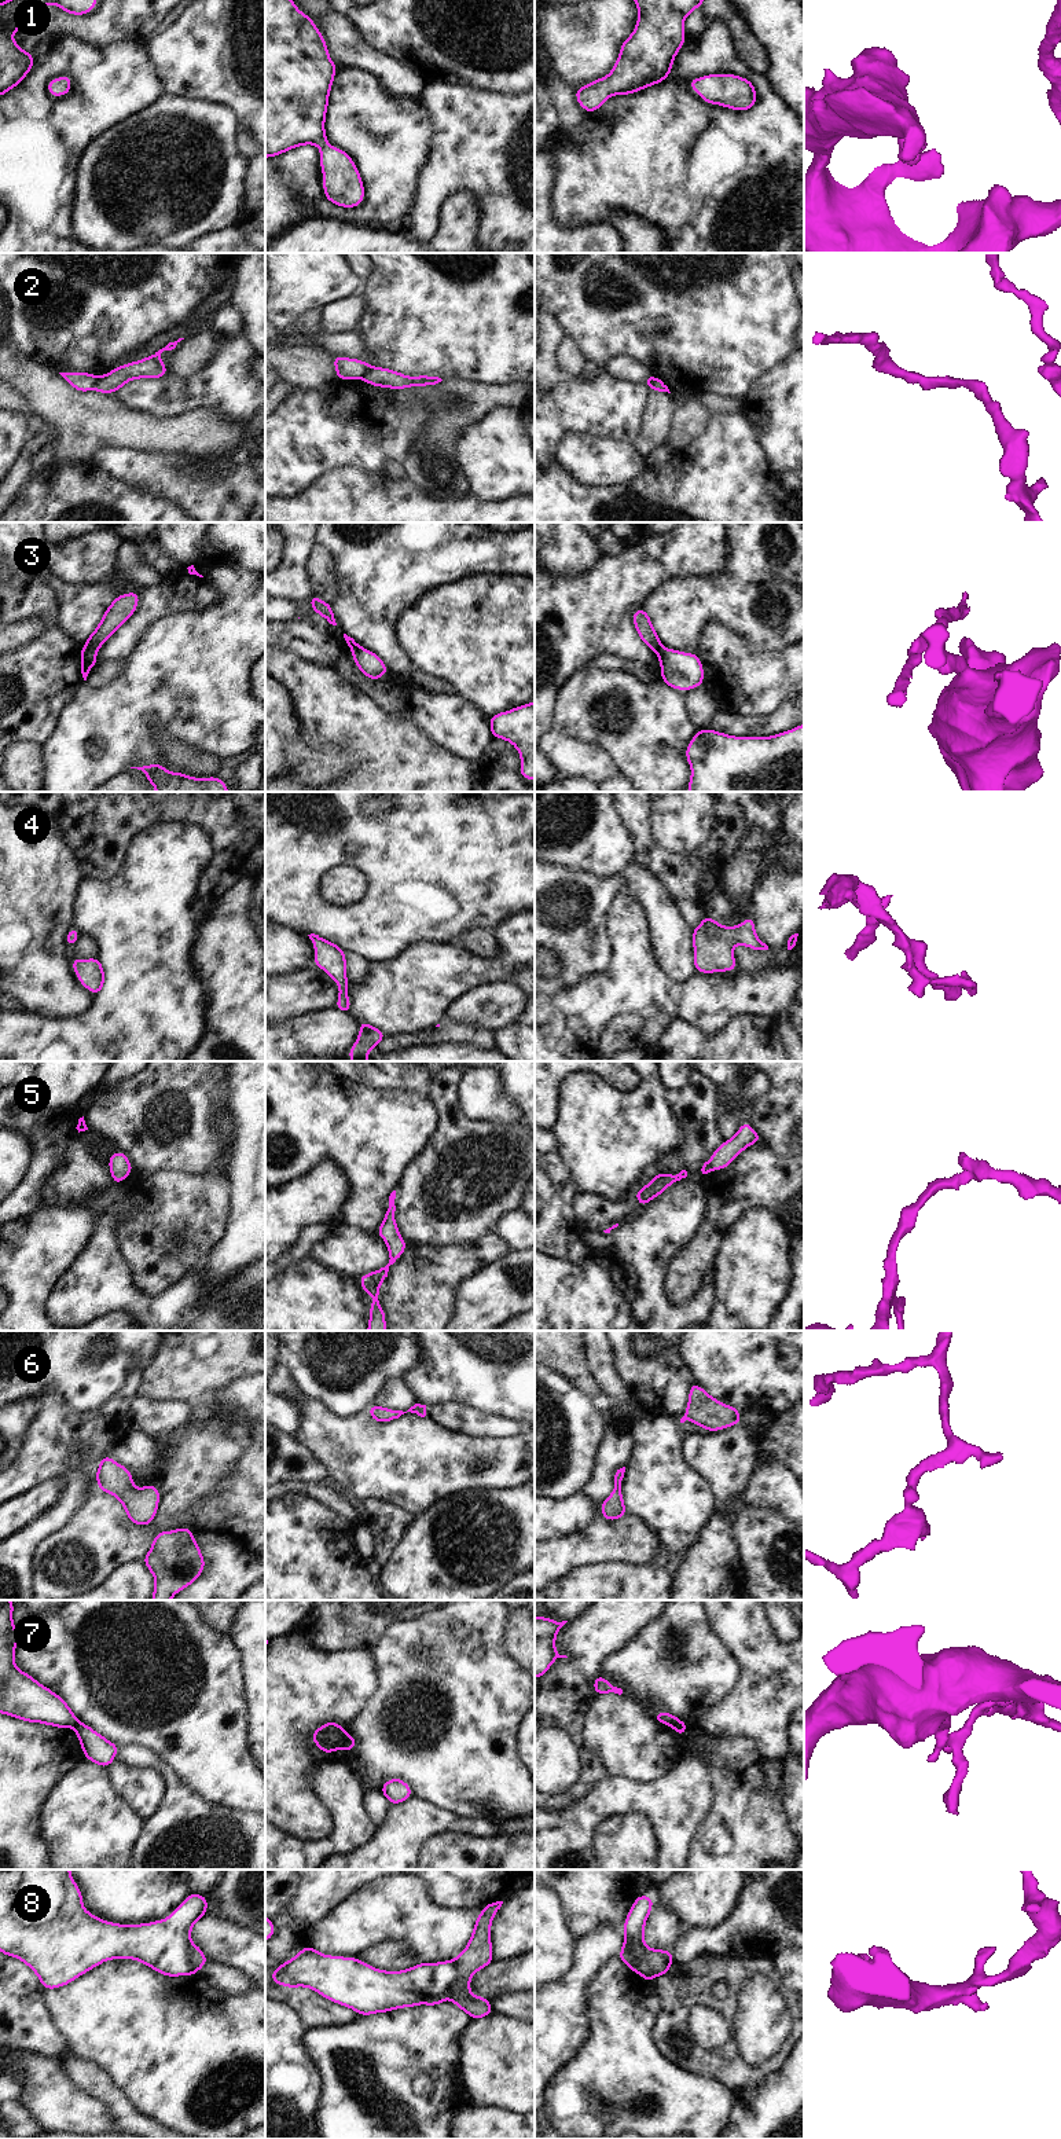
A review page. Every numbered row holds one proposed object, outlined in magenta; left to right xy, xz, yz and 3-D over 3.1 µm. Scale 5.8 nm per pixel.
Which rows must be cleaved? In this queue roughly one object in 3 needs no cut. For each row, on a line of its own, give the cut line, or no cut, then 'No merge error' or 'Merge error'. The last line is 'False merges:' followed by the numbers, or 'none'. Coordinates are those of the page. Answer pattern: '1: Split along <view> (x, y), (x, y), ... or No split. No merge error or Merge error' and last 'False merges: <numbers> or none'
1: No split. No merge error
2: Split along xy (98, 377), (94, 388). Merge error
3: Split along xy (101, 644), (83, 649). Merge error
4: No split. No merge error
5: No split. No merge error
6: No split. No merge error
7: Split along xz (349, 1738), (342, 1747). Merge error
8: Split along xz (454, 1962), (456, 1980), (447, 1996). Merge error
False merges: 2, 3, 7, 8.

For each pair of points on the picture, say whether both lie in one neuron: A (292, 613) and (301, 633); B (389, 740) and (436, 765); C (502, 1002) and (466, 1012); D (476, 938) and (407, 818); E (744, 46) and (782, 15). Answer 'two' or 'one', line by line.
A: two
B: one
C: one
D: two
E: two

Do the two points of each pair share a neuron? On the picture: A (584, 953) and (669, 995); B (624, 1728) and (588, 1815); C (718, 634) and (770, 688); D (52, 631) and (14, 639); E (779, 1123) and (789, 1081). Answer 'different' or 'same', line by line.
A: different
B: different
C: same
D: different
E: same

